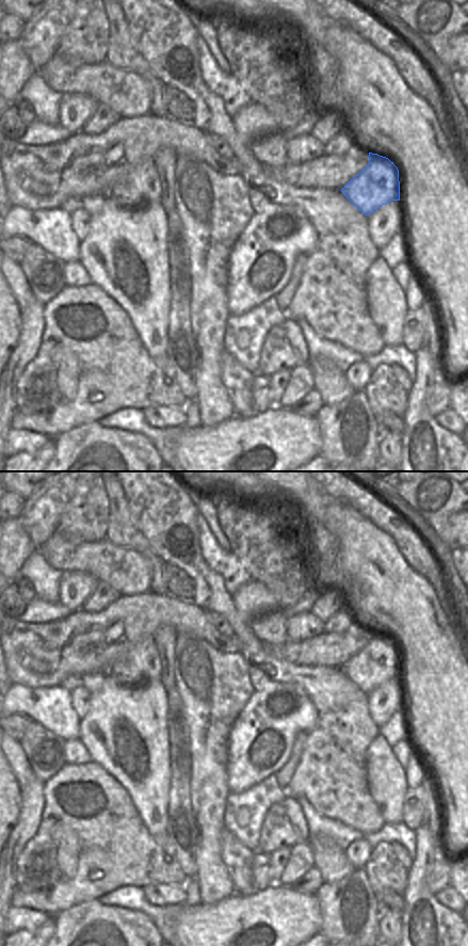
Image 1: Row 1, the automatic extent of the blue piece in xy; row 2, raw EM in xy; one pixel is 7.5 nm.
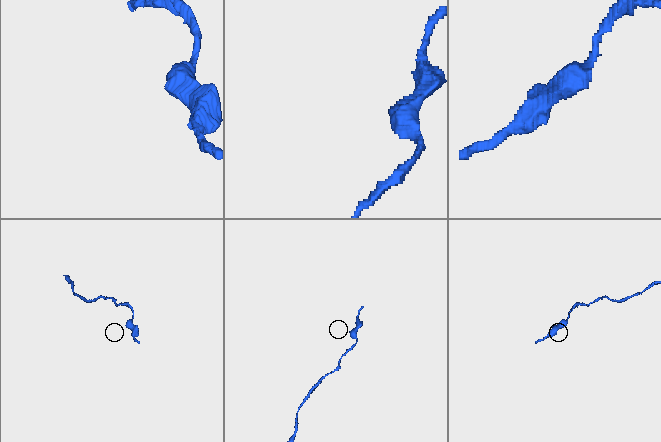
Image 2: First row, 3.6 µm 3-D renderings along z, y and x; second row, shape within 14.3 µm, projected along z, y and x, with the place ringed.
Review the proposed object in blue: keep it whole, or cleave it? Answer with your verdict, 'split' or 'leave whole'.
split

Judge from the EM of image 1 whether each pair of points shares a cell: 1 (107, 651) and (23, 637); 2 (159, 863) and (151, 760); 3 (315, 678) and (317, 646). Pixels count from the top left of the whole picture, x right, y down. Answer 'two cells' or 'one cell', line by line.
1: one cell
2: two cells
3: two cells

